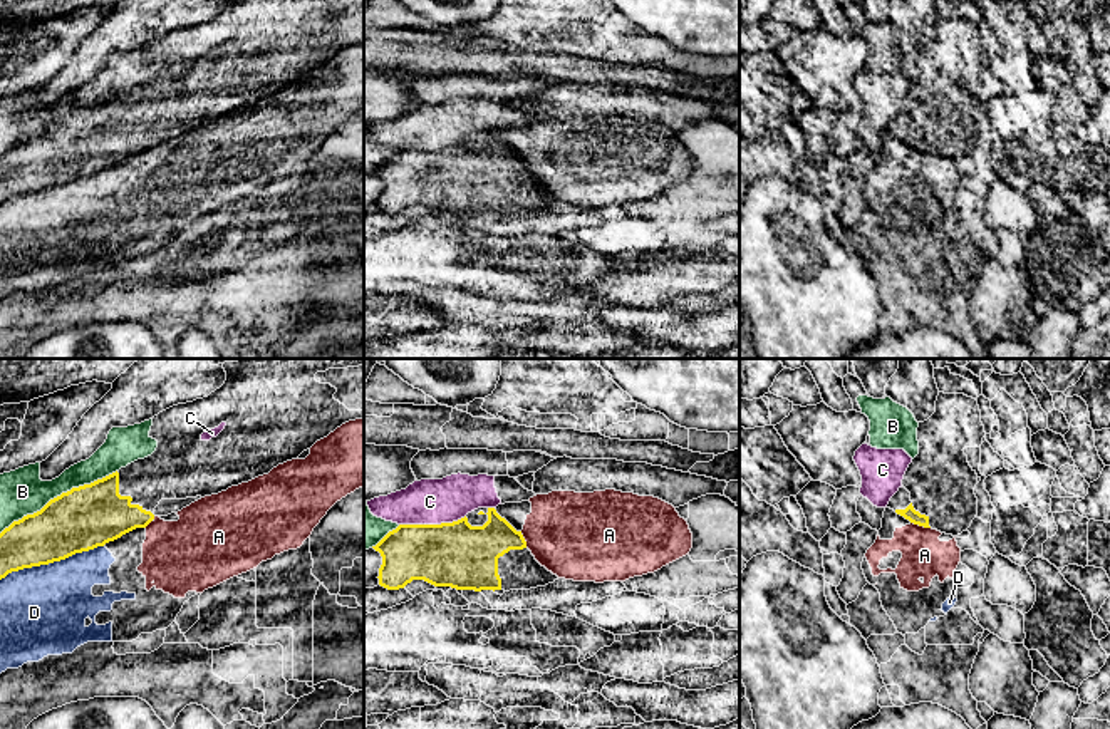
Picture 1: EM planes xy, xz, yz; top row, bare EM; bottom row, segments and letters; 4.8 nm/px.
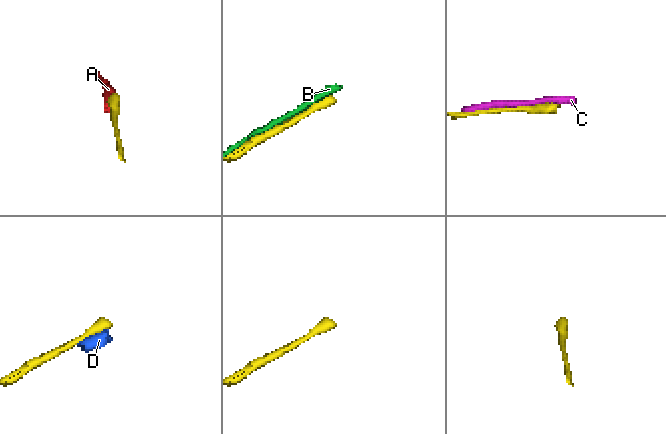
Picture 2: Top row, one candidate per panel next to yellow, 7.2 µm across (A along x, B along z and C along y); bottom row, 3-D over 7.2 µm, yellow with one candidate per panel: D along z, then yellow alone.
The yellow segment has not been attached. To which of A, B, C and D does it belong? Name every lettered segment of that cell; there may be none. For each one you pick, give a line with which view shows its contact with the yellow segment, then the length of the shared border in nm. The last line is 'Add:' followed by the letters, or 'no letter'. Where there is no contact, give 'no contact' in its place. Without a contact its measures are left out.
Add: no letter

